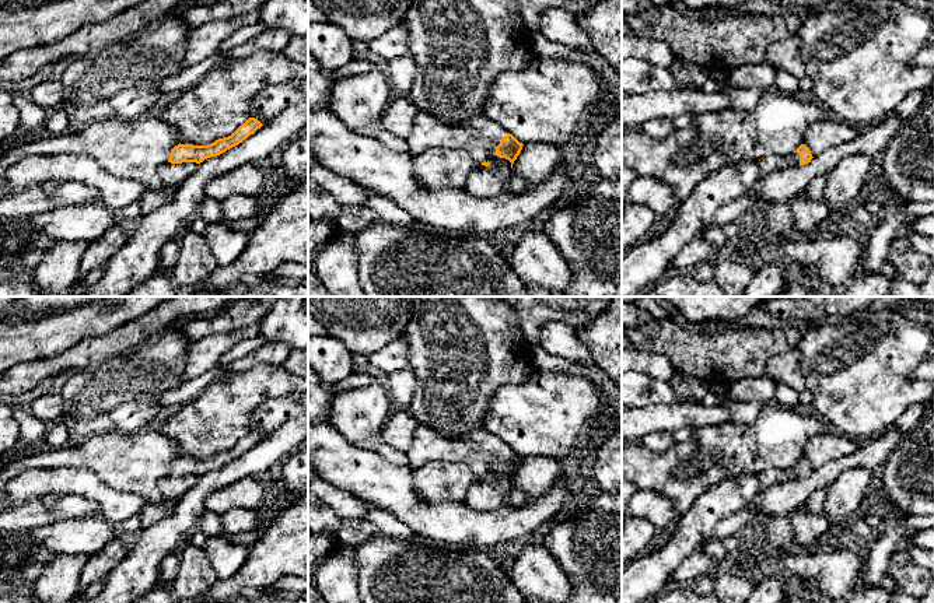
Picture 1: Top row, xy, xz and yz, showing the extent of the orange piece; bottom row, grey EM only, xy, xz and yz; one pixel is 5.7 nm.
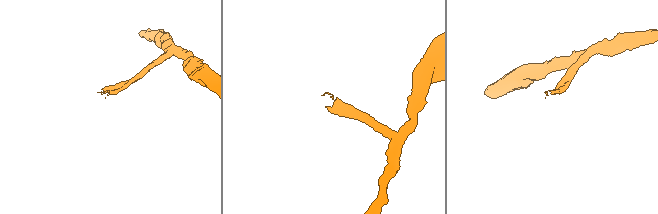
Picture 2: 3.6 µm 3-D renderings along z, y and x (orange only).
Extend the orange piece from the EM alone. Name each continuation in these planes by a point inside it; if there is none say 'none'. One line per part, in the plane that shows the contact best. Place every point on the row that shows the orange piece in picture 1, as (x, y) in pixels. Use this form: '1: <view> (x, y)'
1: xz (478, 136)

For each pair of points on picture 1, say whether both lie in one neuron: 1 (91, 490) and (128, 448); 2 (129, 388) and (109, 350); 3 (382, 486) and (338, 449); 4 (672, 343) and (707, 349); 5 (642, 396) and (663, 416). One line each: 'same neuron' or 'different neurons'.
1: different neurons
2: different neurons
3: same neuron
4: same neuron
5: different neurons

